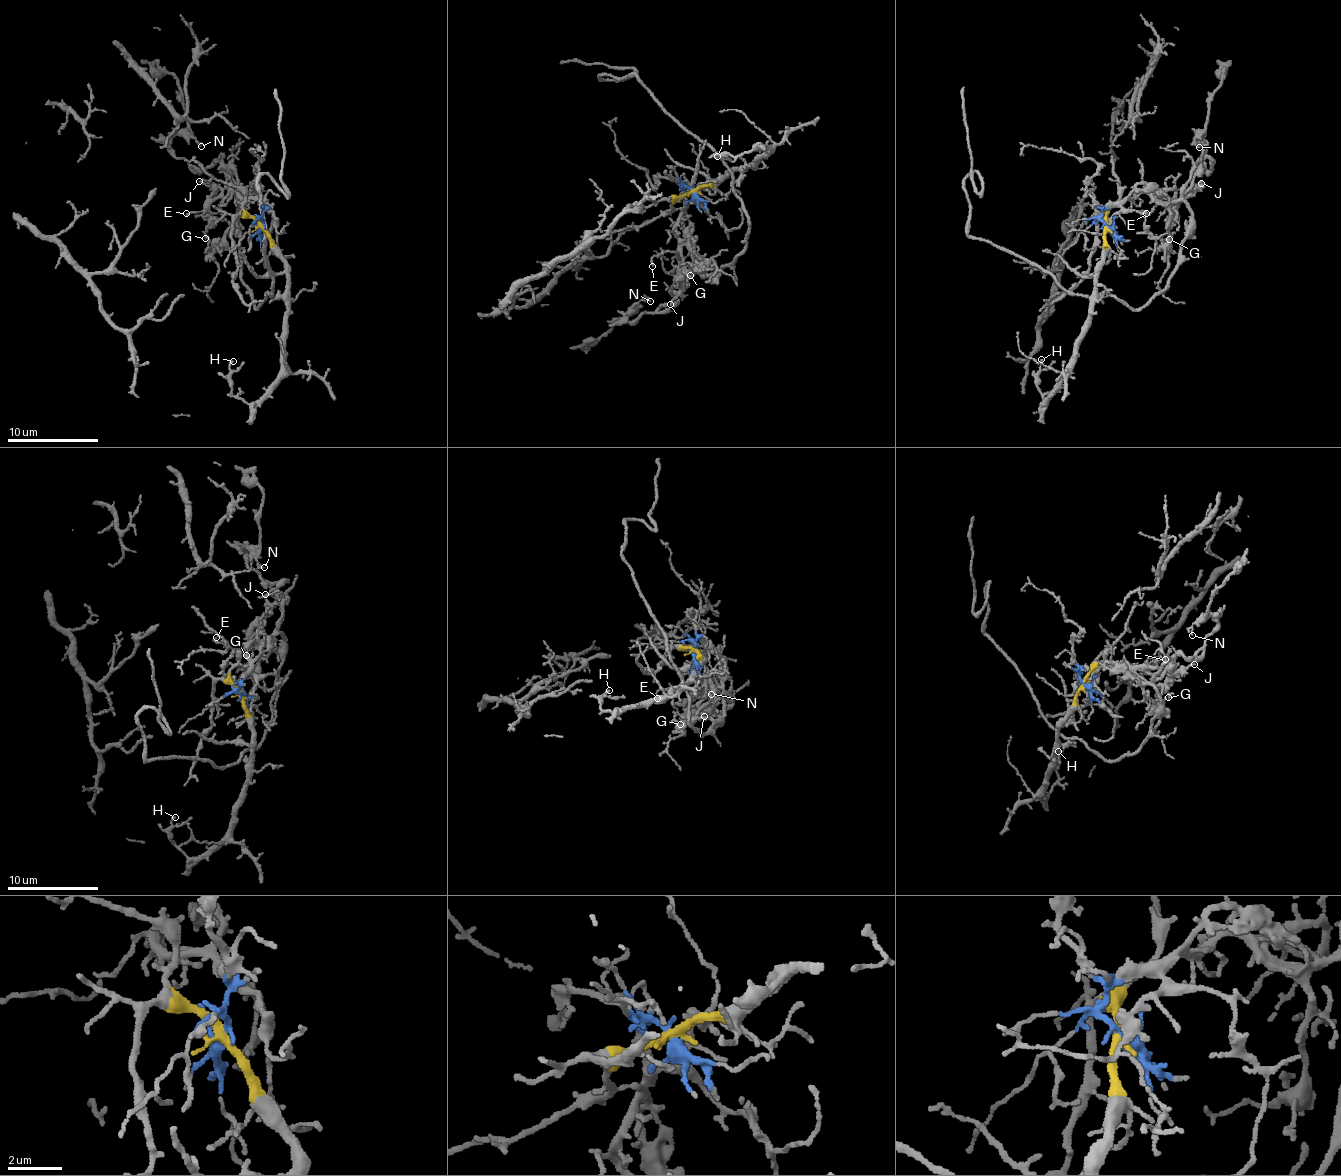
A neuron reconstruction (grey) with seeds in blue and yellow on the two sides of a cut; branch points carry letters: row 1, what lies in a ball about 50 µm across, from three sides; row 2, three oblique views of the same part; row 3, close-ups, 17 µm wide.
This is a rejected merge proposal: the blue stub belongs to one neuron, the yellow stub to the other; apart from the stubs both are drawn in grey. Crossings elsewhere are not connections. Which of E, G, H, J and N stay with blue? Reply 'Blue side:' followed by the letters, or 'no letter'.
Blue side: E, G, J, N

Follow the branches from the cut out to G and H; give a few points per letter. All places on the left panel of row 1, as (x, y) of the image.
G: (262, 226), (264, 205), (241, 196), (240, 191), (230, 191), (225, 197), (212, 202), (204, 239)
H: (262, 226), (286, 279), (282, 362), (264, 394), (246, 404), (231, 388), (229, 365), (234, 360)

